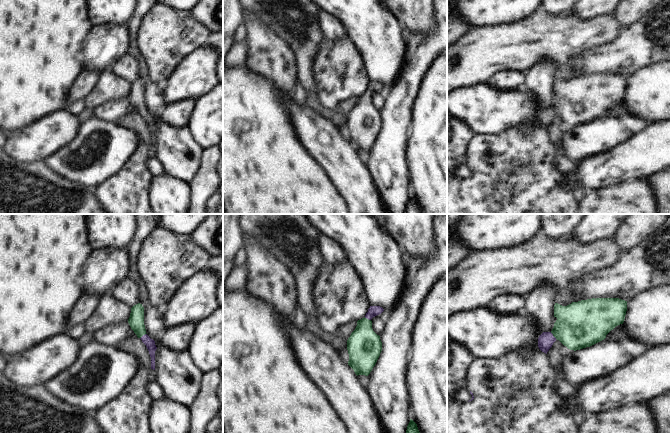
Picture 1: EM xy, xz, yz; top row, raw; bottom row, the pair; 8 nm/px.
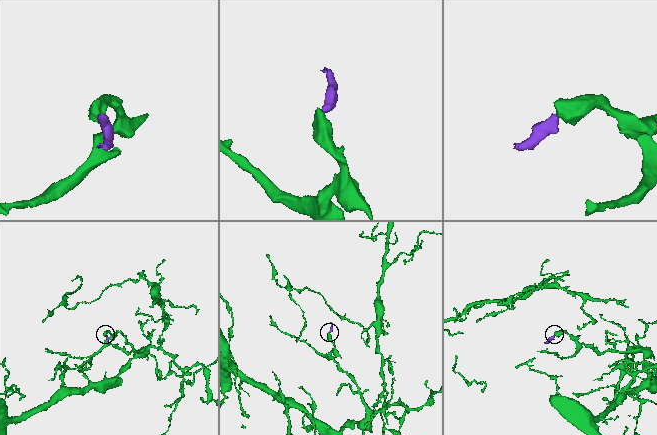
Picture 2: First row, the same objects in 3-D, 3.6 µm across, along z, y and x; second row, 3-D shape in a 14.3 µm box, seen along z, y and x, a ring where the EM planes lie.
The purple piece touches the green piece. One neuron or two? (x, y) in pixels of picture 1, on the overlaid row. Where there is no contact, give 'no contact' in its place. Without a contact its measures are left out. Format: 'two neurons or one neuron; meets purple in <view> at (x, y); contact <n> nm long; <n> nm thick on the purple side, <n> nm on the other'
one neuron; meets purple in xy at (143, 335); contact 70 nm long; 80 nm thick on the purple side, 130 nm on the other

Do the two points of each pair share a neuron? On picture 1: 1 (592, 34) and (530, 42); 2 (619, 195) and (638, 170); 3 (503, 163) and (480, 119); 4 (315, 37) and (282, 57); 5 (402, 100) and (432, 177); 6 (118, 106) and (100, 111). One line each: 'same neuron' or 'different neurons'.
1: same neuron
2: different neurons
3: different neurons
4: different neurons
5: different neurons
6: same neuron

